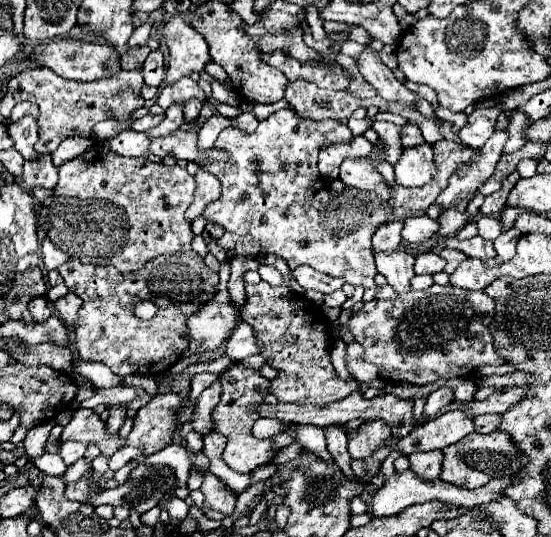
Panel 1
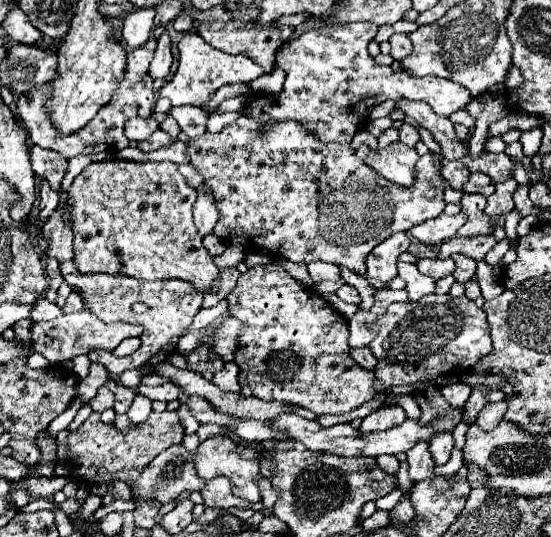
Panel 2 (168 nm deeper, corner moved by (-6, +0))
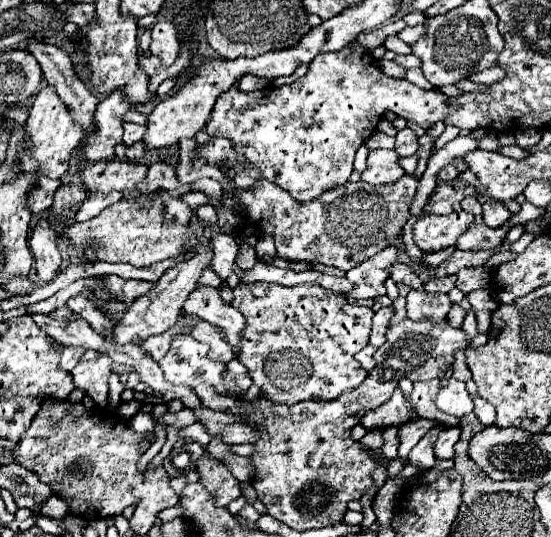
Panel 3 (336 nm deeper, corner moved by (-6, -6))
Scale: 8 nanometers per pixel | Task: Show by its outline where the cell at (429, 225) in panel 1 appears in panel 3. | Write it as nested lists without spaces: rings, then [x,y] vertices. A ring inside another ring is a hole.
[[[464,210],[450,212],[446,216],[428,214],[424,218],[418,218],[418,222],[414,224],[414,242],[424,254],[444,250],[456,244],[470,222],[474,222],[474,218]]]

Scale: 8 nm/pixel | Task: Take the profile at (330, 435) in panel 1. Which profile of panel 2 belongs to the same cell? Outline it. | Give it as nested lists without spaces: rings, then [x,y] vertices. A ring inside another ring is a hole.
[[[280,264],[256,266],[246,274],[240,274],[236,288],[228,294],[228,302],[230,314],[246,324],[246,330],[240,336],[236,364],[246,374],[256,398],[300,404],[314,414],[344,414],[376,396],[374,372],[360,368],[350,358],[346,318],[322,300],[314,288],[296,282]]]

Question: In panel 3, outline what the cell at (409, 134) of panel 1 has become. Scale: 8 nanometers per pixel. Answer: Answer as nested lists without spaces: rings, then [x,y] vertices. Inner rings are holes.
[[[410,128],[398,130],[398,134],[396,134],[396,148],[394,150],[398,154],[402,154],[402,156],[414,156],[416,150],[418,150],[418,136]]]

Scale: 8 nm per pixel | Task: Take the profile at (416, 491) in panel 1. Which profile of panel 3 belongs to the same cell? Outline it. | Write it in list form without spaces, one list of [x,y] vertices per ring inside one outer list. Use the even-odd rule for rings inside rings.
[[[434,426],[432,430],[428,430],[422,440],[410,450],[410,456],[408,456],[408,462],[418,466],[420,470],[430,470],[436,462],[436,456],[434,456],[434,442],[438,438],[438,432],[442,430],[442,426]]]

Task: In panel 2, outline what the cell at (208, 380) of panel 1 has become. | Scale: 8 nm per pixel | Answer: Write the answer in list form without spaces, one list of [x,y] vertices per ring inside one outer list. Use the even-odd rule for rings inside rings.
[[[226,362],[224,370],[222,372],[216,372],[212,382],[214,386],[218,386],[220,390],[232,390],[232,392],[240,392],[240,386],[238,386],[238,372],[240,368],[234,364],[234,362]]]

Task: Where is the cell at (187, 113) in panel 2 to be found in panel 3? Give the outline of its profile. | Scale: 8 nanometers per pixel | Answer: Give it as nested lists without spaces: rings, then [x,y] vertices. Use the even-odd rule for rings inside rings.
[[[352,42],[340,52],[318,54],[318,58],[310,62],[308,72],[302,78],[286,86],[274,86],[268,90],[268,94],[266,88],[256,92],[242,92],[238,88],[238,82],[234,82],[230,90],[218,96],[206,130],[212,138],[228,138],[232,142],[234,152],[244,156],[244,170],[226,168],[226,164],[220,162],[220,168],[226,172],[226,176],[232,176],[236,188],[252,190],[258,180],[266,178],[286,190],[294,200],[310,202],[316,200],[320,194],[344,186],[348,182],[356,150],[366,142],[366,138],[370,138],[370,134],[376,132],[376,126],[386,112],[394,112],[396,116],[416,122],[418,126],[428,130],[434,122],[444,120],[444,116],[450,112],[450,106],[448,96],[440,94],[436,88],[422,90],[410,84],[408,80],[388,78],[378,68],[374,56],[366,52],[358,42]]]

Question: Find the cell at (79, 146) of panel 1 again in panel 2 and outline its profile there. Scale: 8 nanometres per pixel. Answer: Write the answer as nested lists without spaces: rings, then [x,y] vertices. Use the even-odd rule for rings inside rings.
[[[36,144],[30,146],[30,162],[32,170],[38,178],[46,178],[54,190],[60,190],[60,182],[66,176],[68,160],[60,156],[60,152],[38,148]]]

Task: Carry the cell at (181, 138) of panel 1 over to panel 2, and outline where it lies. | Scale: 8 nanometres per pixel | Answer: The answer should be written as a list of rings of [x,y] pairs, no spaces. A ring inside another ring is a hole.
[[[158,130],[158,132],[154,132],[154,136],[150,136],[150,140],[138,142],[138,148],[144,150],[144,152],[152,152],[152,150],[166,148],[166,146],[172,146],[172,144],[174,144],[174,138],[168,132]]]

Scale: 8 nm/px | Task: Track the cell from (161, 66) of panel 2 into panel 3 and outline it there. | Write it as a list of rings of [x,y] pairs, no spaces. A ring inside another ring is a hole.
[[[158,20],[152,26],[150,52],[154,56],[158,56],[162,62],[170,64],[170,62],[174,62],[178,50],[180,50],[180,38],[178,38],[174,24],[170,20]]]

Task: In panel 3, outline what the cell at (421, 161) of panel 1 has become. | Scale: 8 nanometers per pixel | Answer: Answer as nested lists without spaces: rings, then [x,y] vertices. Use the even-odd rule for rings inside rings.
[[[372,150],[368,154],[368,166],[360,176],[372,186],[394,184],[398,178],[404,176],[404,170],[398,160],[400,156],[396,154],[396,150]]]

